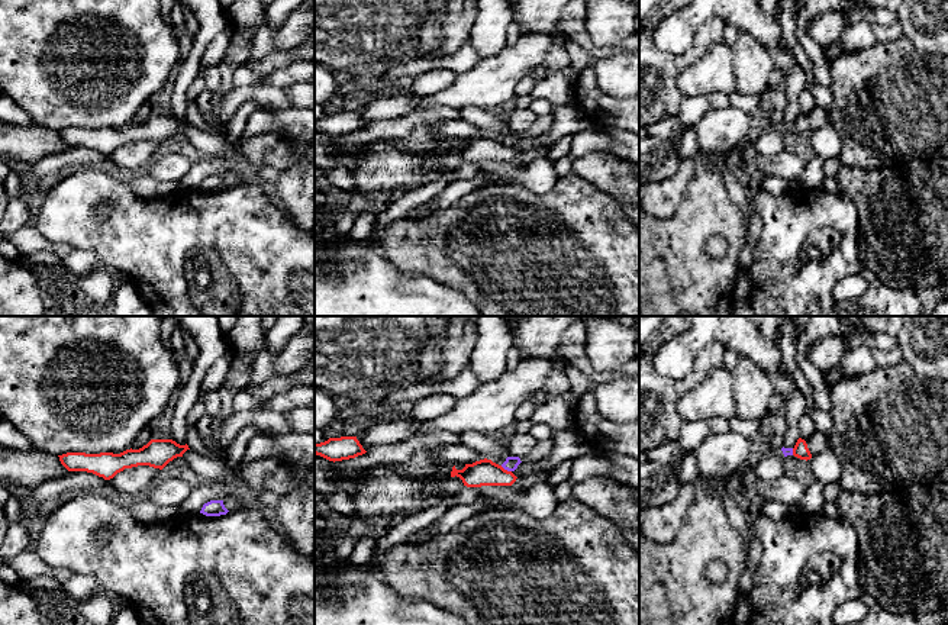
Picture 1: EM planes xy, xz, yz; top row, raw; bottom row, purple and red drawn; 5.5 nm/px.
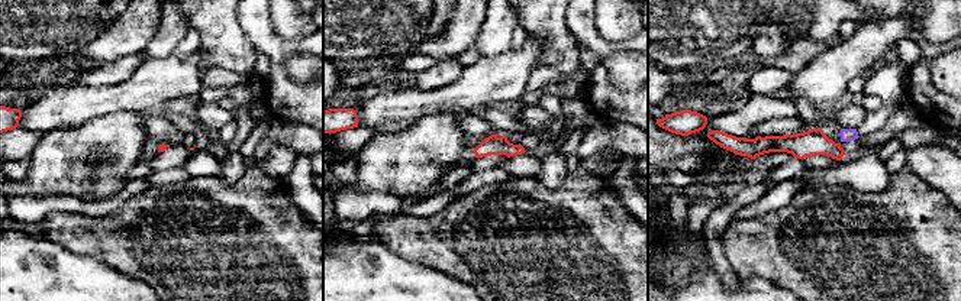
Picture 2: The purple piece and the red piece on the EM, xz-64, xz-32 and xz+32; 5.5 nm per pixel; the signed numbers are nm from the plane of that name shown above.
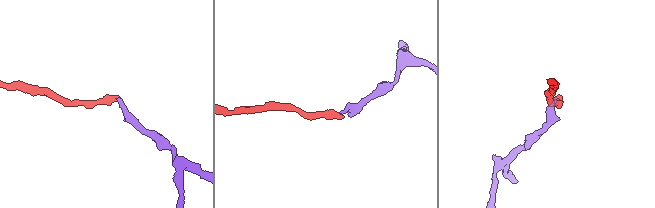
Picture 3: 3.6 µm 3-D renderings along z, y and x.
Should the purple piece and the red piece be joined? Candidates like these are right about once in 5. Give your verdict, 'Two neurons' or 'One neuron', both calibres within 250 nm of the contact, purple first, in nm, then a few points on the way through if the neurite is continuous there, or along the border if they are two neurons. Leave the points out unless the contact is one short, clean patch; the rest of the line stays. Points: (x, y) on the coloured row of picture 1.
Two neurons. Thickness 80 nm (purple) against 140 nm. Boundary: xz (500, 466), (510, 472)

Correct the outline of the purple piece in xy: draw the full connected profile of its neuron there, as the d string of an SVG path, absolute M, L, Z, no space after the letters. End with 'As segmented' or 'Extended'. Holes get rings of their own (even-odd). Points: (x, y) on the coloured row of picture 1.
M210 500L203 505L200 513L206 516L226 515L229 510L225 508L223 500Z. As segmented

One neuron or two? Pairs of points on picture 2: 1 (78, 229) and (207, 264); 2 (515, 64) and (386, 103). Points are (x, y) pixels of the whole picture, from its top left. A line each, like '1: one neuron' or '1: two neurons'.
1: one neuron
2: one neuron

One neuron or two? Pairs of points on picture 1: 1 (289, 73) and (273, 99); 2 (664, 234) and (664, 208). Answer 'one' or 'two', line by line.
1: two
2: two

